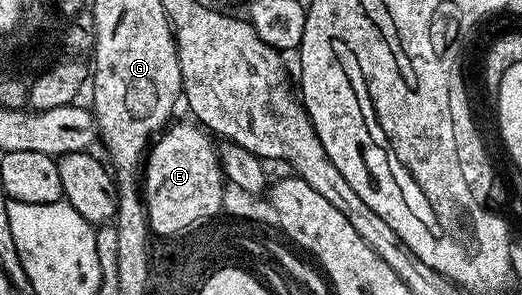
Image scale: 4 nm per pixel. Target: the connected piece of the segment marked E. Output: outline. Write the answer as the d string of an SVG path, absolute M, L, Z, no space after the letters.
M172 124L150 146L145 157L145 164L141 169L141 192L143 205L147 208L147 224L150 232L159 237L175 237L186 229L198 226L220 216L219 208L223 205L223 185L225 178L223 168L219 165L219 151L212 134L198 124L175 125Z

